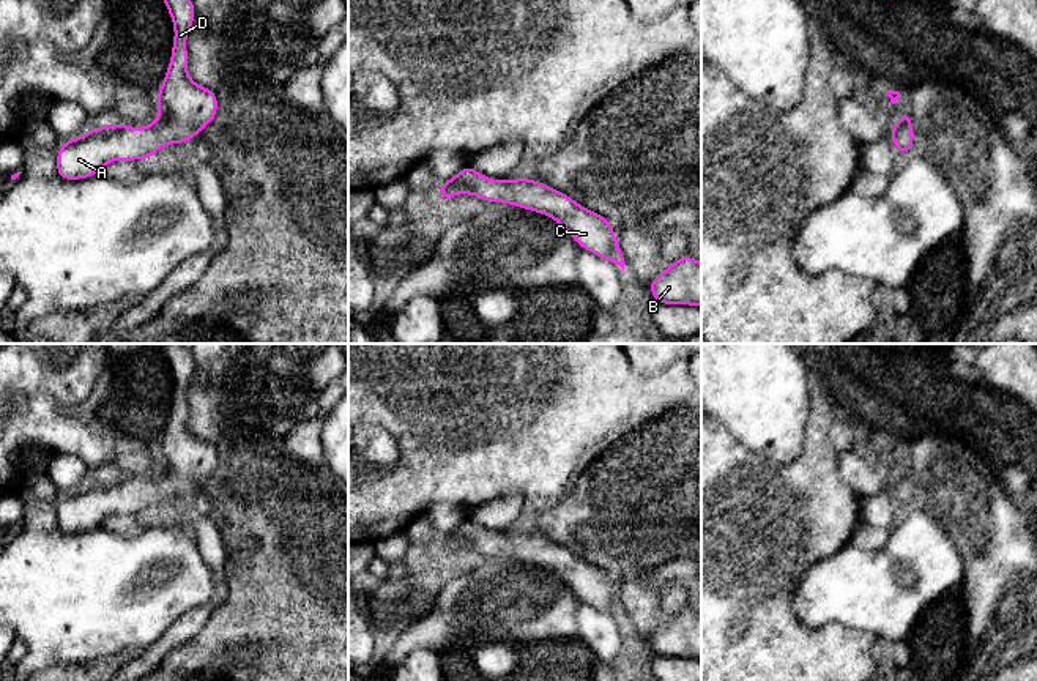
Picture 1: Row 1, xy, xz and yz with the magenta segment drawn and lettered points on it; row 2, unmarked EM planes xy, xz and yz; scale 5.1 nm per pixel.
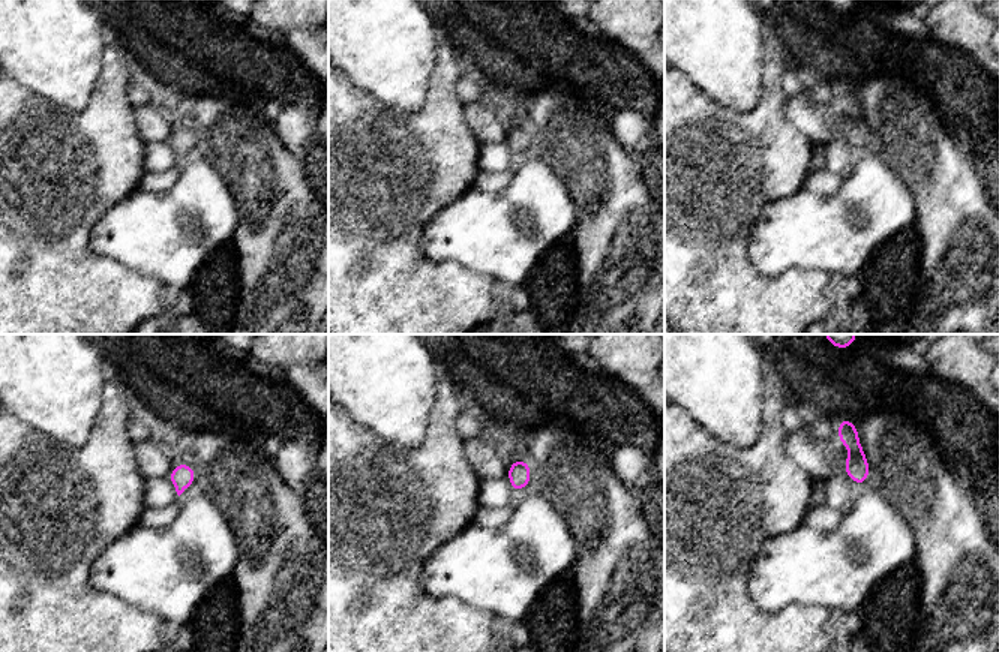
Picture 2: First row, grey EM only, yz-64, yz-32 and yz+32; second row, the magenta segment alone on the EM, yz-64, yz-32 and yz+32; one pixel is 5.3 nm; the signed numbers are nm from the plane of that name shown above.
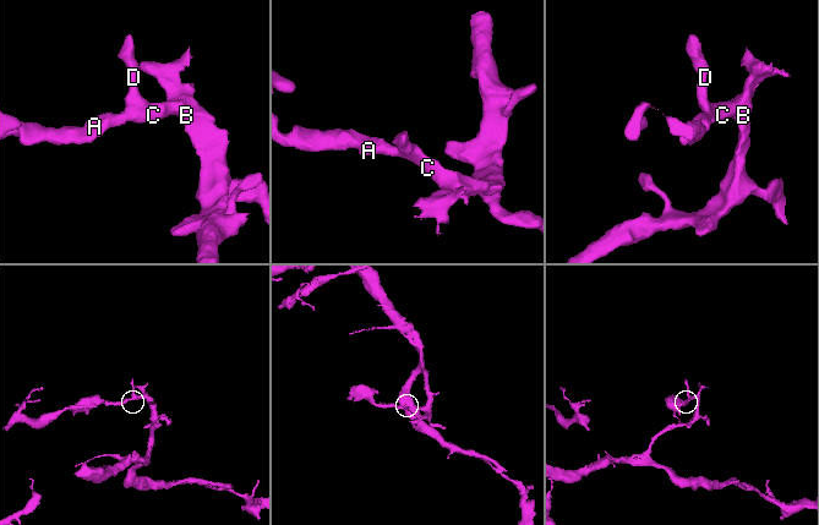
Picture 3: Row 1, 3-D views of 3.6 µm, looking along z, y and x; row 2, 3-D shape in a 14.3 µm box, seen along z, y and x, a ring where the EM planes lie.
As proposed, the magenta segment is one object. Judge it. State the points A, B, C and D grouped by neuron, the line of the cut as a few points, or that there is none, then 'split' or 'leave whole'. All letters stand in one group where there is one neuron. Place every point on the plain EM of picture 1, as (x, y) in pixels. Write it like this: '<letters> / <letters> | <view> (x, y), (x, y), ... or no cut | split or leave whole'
A B C D | no cut | leave whole

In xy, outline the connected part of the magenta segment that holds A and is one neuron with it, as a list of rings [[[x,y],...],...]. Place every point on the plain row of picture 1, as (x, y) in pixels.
[[[158,344],[173,375],[172,410],[156,446],[158,471],[143,481],[110,476],[65,493],[57,504],[57,528],[82,533],[101,527],[110,514],[150,512],[162,498],[186,497],[217,467],[216,445],[188,429],[186,393],[195,372],[192,353],[181,344]]]

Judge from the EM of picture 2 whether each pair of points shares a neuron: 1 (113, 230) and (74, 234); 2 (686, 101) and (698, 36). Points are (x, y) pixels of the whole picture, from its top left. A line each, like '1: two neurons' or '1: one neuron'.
1: two neurons
2: two neurons

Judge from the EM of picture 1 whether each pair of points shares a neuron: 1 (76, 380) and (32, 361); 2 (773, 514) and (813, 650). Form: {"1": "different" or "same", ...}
{"1": "same", "2": "same"}

